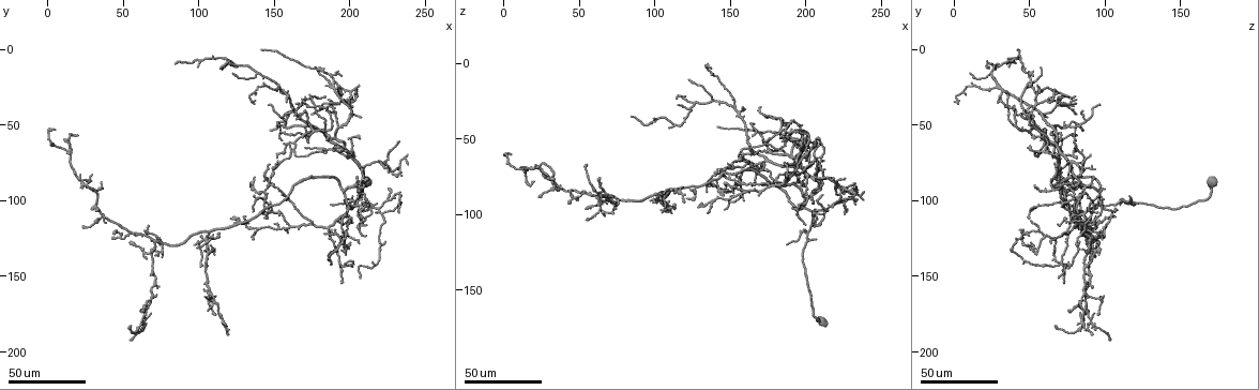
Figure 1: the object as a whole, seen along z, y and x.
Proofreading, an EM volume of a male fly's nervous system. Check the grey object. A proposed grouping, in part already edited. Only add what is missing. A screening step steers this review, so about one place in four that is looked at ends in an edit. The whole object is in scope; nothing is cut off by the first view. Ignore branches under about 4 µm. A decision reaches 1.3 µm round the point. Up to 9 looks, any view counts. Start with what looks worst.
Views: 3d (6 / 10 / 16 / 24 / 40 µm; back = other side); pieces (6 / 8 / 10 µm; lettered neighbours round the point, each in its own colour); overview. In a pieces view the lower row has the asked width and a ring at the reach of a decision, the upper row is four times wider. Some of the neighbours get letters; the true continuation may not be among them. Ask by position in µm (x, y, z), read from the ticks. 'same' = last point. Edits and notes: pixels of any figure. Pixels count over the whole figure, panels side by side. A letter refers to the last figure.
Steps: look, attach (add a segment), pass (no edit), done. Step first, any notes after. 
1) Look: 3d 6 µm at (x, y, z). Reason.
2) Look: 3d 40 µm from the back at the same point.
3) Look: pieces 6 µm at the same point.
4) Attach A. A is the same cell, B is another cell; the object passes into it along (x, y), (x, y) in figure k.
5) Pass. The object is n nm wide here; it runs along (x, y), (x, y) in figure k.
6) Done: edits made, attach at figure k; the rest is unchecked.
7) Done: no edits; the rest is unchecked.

Look: 3d 40 µm at (200, 114, 52). Thin end.

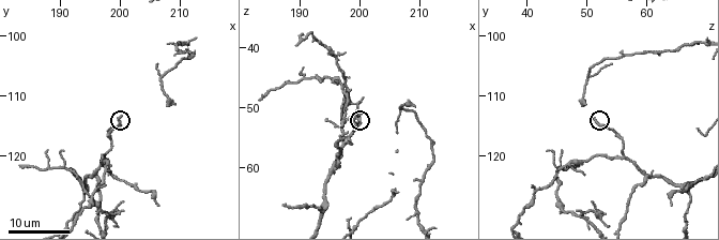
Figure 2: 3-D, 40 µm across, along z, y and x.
Look: pieces 6 µm at (200.0, 113.5, 51.0).

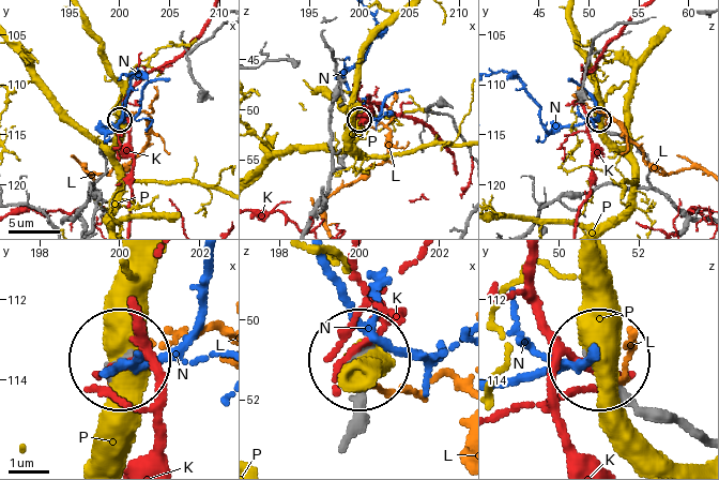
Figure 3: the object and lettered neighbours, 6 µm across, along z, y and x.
Pass. K, L, N and P are other cells; it runs along (351, 414), (358, 356) in figure 3; no lettered segment goes on from it.

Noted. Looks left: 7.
Look: 3d 24 µm at (196, 154, 72). An open end.

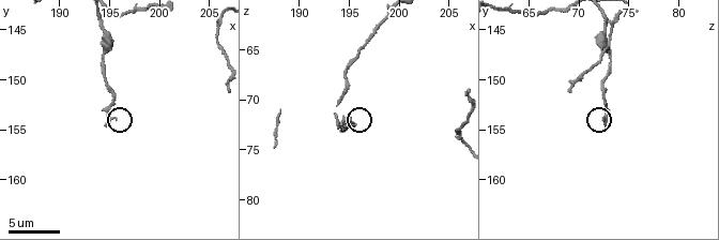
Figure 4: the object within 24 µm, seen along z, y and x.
Look: pieces 8 µm at (194.6, 154.4, 72.6).

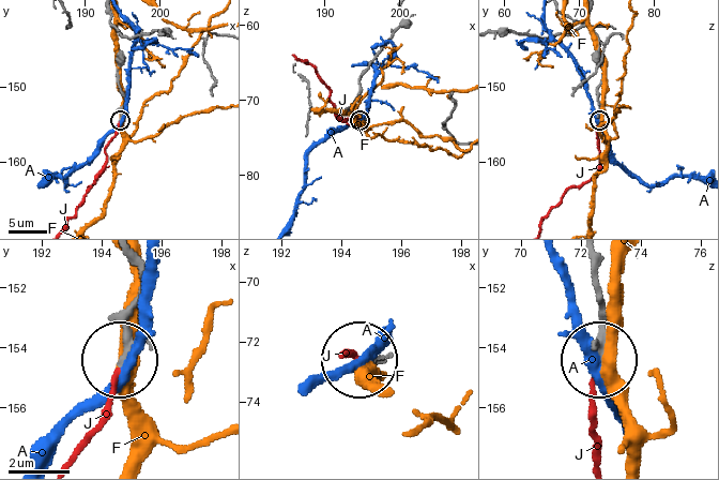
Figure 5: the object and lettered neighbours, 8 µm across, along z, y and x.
Attach J. J is the same cell, A and F are other cells; the object passes into it along (598, 102), (600, 168), (587, 180), (569, 188), (541, 222) in figure 5; it goes on there.

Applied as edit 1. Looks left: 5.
Look: overview.

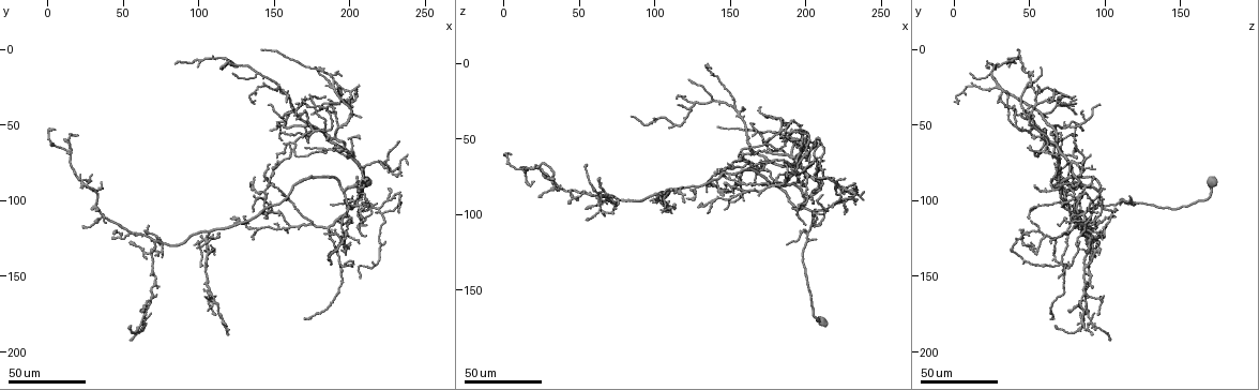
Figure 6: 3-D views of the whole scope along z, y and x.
Look: 3d 24 µm at (210, 124, 98). Long arm stops here.

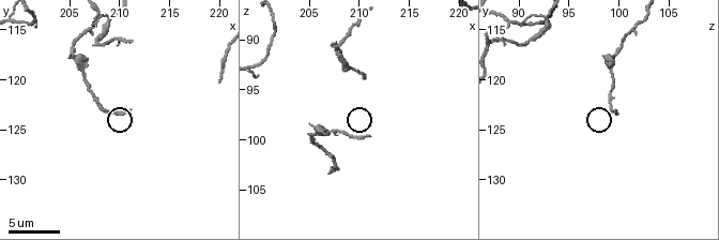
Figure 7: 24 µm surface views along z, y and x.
Look: pieces 6 µm at (211.0, 123.0, 99.4).

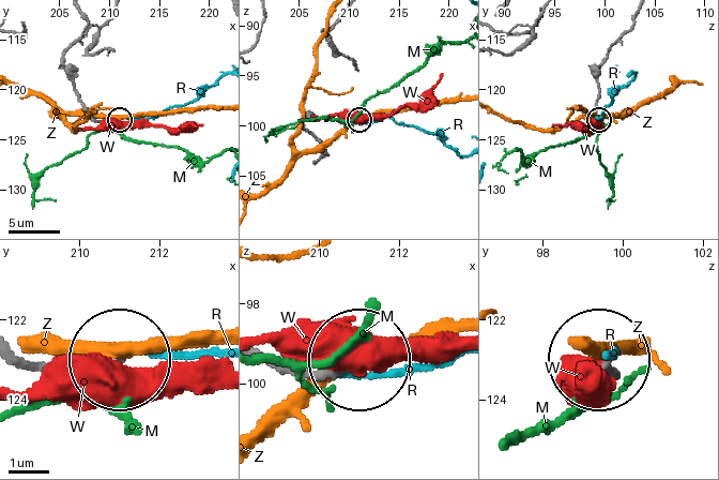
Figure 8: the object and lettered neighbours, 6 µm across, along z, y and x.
Pass. The object is 160 nm wide here; M, R, W and Z are other cells; no lettered segment goes on from it.

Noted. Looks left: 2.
Look: 3d 40 µm at (168, 118, 82). Tapers out.

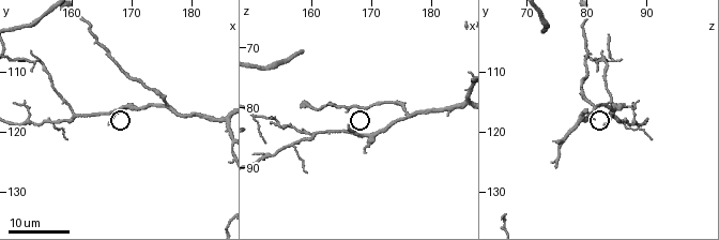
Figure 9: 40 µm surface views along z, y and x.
Look: pieces 8 µm at (166.5, 118.5, 83.0). See the neighbours.

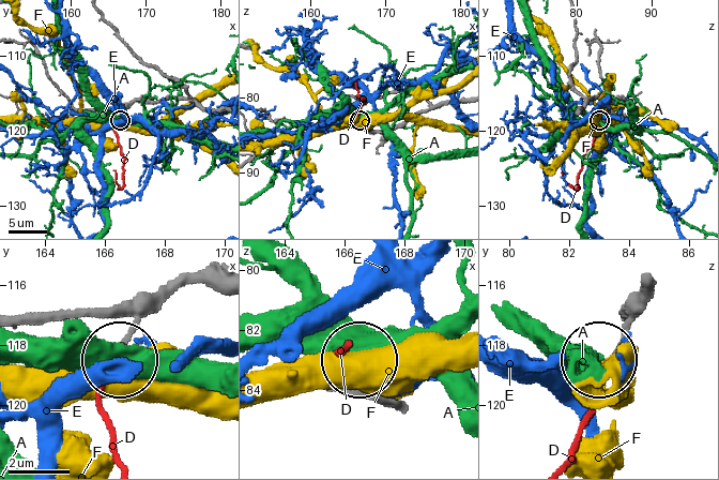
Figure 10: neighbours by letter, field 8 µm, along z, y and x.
Attach D. The object is 160 nm wide here; D is the same cell, A, E and F are other cells; the cell continues.

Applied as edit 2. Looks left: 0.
Done: edits made, attach at figure 5, attach at figure 10; the rest is unchecked.

